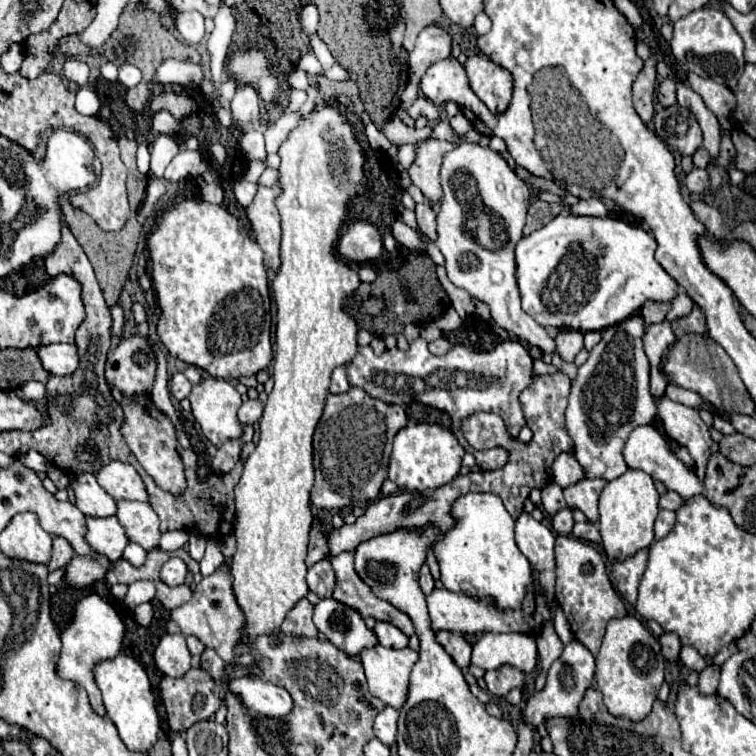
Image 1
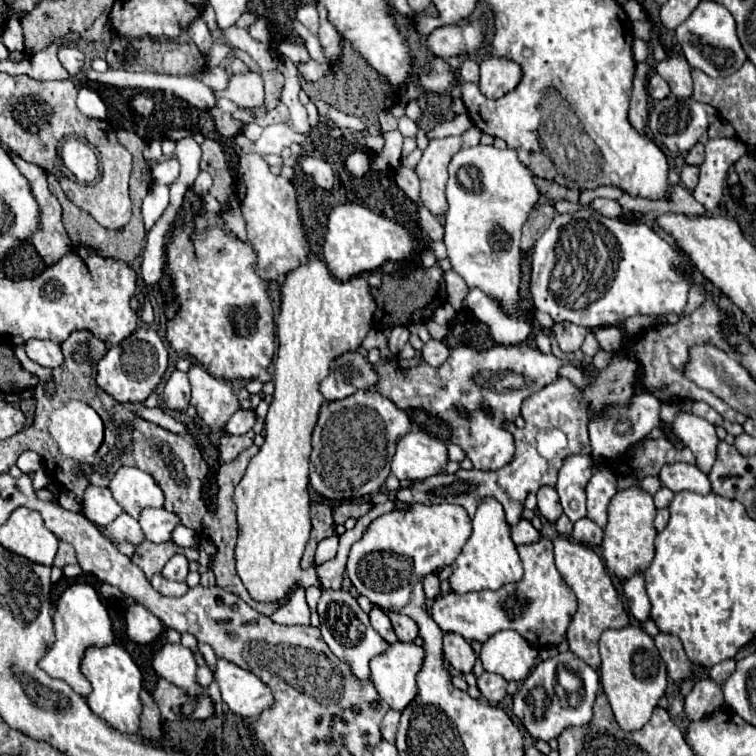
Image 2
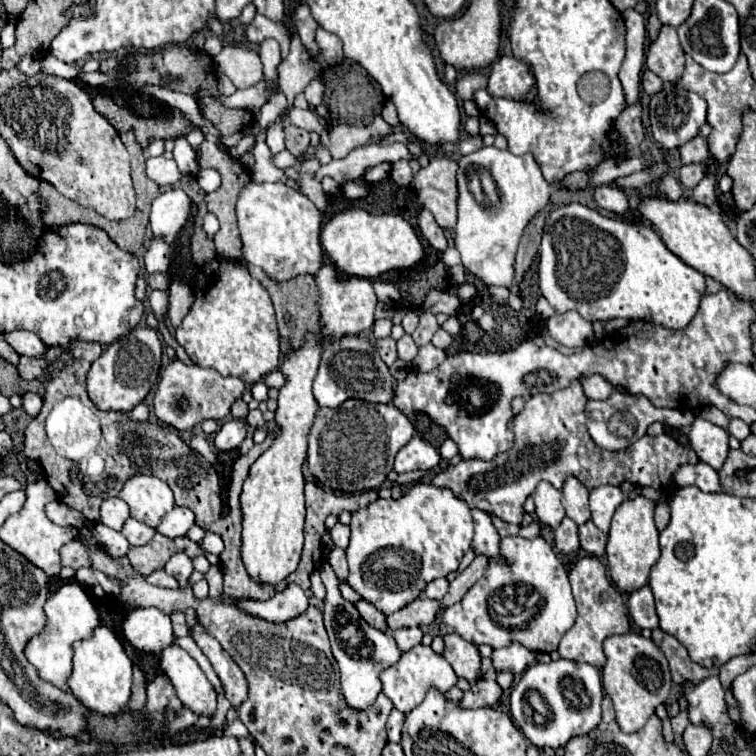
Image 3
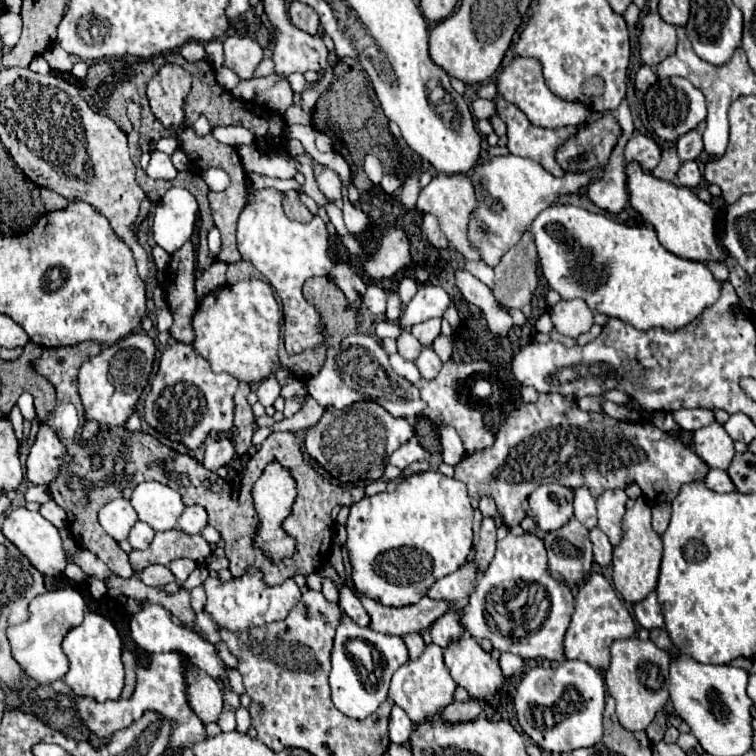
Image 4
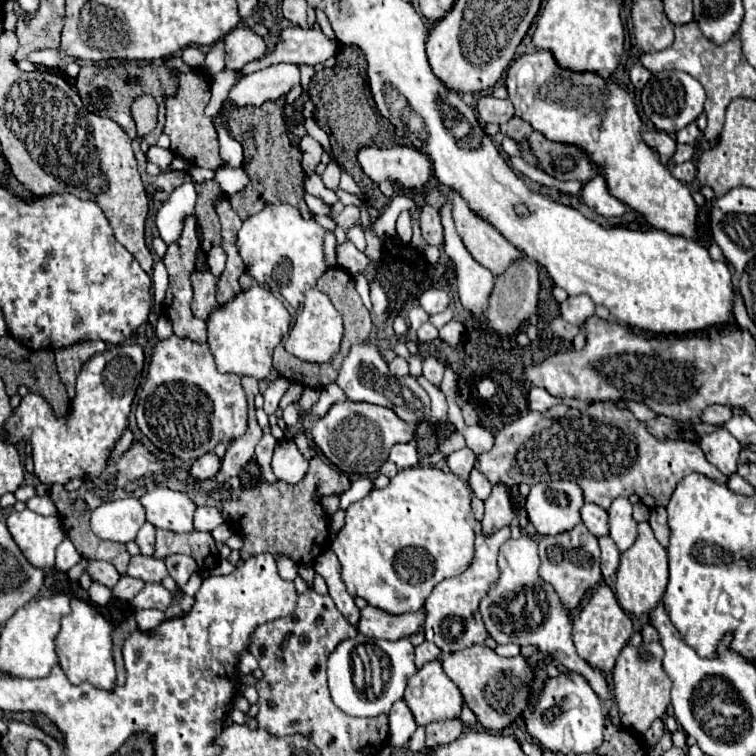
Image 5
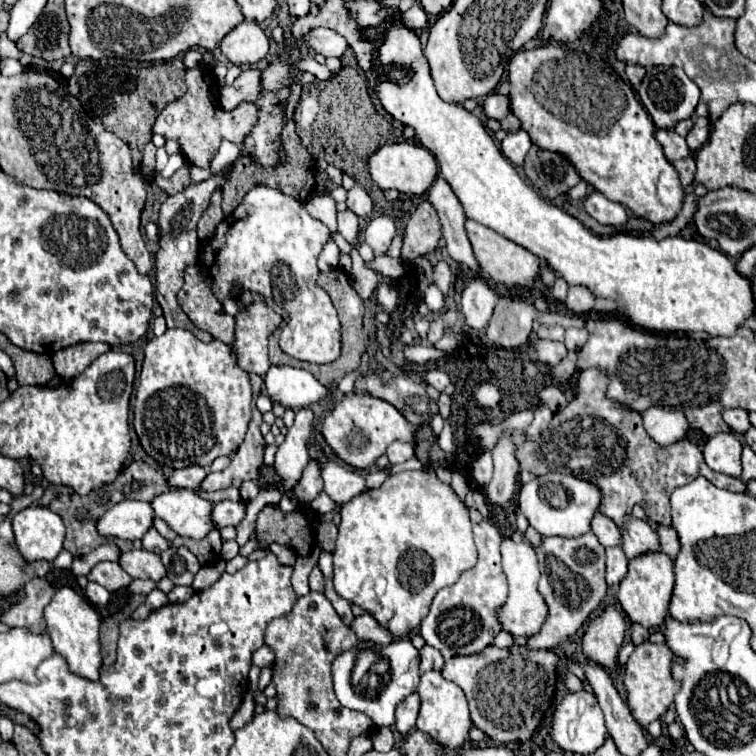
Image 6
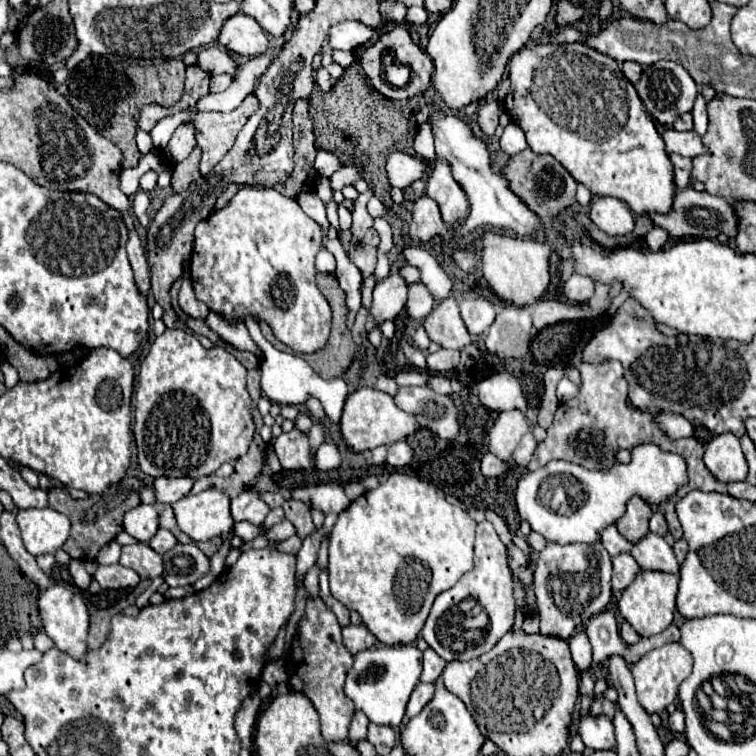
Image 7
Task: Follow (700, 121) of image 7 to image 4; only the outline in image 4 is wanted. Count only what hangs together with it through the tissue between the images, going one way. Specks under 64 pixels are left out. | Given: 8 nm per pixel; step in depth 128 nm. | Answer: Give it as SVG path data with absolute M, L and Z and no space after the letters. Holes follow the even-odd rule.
M664 150L662 152L662 158L660 158L660 164L650 172L652 176L660 178L660 180L668 180L668 182L674 182L676 180L676 172L680 168L680 158L676 154L676 150Z

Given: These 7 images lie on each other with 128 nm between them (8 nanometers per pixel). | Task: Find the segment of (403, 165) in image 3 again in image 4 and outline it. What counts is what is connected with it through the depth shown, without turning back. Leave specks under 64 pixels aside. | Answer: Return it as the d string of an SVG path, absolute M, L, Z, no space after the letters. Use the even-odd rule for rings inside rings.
M386 174L386 176L382 178L380 186L384 188L384 192L388 192L388 194L394 194L394 192L396 192L396 190L402 186L402 180L400 180L398 176L394 176L394 174Z

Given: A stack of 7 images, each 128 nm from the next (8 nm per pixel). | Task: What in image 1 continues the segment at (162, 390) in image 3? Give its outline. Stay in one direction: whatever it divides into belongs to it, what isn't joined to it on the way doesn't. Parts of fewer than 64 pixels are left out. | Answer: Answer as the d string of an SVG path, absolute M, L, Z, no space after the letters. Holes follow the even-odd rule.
M176 372L172 376L172 382L170 382L170 392L176 400L184 400L190 396L190 382L188 378L182 374L182 372Z

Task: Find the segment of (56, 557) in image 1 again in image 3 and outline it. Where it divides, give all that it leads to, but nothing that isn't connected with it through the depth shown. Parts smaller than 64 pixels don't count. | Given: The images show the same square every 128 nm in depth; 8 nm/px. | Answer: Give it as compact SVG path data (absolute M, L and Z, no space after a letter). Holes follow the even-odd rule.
M76 540L64 544L64 548L60 548L60 556L62 556L62 566L70 566L74 570L80 566L90 566L86 548L82 544L78 544Z

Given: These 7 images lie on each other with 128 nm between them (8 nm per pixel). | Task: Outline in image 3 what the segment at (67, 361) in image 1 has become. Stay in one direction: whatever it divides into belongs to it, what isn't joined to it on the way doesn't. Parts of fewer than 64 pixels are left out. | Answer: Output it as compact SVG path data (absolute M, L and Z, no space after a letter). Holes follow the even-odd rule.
M18 330L18 332L10 332L10 334L4 334L4 338L12 344L12 348L22 354L22 356L28 356L28 358L42 358L44 352L48 350L48 346L32 332L26 332L26 330Z

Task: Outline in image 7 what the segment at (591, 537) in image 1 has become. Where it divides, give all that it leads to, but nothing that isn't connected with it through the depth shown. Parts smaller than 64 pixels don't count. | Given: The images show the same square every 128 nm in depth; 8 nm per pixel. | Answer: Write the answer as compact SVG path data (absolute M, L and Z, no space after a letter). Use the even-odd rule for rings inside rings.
M620 554L612 558L612 590L620 592L624 590L634 576L640 572L640 566L630 554Z

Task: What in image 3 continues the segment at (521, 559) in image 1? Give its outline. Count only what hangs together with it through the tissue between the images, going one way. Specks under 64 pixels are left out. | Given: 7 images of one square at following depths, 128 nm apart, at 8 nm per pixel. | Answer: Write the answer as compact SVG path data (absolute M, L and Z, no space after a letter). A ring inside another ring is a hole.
M478 508L472 510L476 534L472 540L472 550L476 556L486 556L488 562L502 560L500 556L500 534L496 532L496 526L490 520L488 512L482 512Z

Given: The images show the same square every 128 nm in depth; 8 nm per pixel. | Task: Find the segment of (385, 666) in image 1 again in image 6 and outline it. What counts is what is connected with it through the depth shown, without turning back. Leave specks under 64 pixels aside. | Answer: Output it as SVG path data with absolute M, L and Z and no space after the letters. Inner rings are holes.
M432 670L432 672L424 672L420 676L420 684L416 688L416 694L420 696L420 714L418 714L416 728L430 734L442 746L446 744L452 750L460 748L468 740L468 730L472 728L472 720L470 720L464 692L454 682L442 678L442 674L438 670Z

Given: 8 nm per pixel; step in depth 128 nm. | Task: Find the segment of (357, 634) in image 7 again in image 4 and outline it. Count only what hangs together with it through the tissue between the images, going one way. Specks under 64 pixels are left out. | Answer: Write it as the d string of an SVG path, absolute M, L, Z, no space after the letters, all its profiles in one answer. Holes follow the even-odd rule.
M360 596L362 606L370 614L370 628L384 634L404 636L410 632L422 632L428 626L432 626L446 610L448 602L444 600L430 600L424 596L420 602L402 606L402 608L388 608L382 606L366 596Z

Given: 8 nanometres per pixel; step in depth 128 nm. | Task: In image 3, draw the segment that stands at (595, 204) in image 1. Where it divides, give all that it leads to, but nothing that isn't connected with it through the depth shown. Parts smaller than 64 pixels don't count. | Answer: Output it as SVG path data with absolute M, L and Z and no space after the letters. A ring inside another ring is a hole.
M600 186L594 190L594 200L600 208L614 212L614 214L622 214L628 208L628 198L624 194L624 190L616 188L616 186Z

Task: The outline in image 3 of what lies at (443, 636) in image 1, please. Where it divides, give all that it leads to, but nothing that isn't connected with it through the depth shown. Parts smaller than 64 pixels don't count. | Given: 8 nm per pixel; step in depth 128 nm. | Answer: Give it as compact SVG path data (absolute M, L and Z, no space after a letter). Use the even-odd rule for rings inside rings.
M446 634L444 636L446 642L446 650L444 650L444 658L450 662L450 666L454 668L456 676L466 678L468 682L476 682L480 680L480 654L478 648L474 644L468 644L462 636L458 634Z

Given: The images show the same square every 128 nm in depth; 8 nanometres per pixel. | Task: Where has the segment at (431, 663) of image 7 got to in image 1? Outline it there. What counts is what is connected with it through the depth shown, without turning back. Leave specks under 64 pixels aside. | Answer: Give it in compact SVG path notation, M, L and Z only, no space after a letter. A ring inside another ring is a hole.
M342 552L336 558L330 560L334 572L336 572L336 588L332 598L352 610L356 610L362 618L372 616L374 620L390 622L396 628L400 628L406 636L414 634L414 626L408 614L394 608L392 604L380 600L368 584L362 582L362 578L354 570L354 554Z

